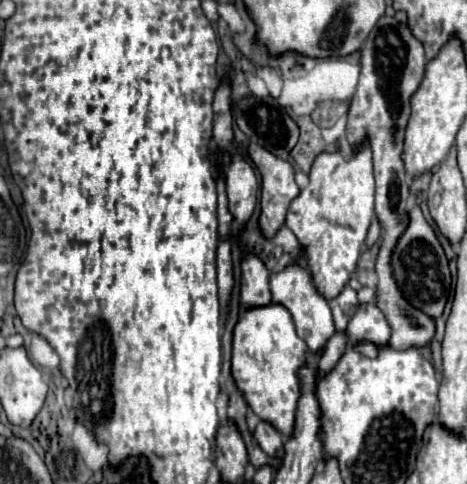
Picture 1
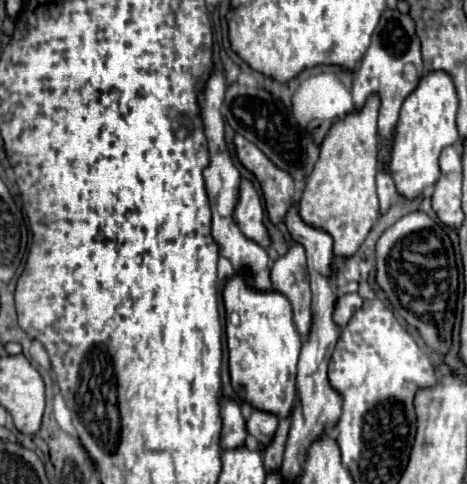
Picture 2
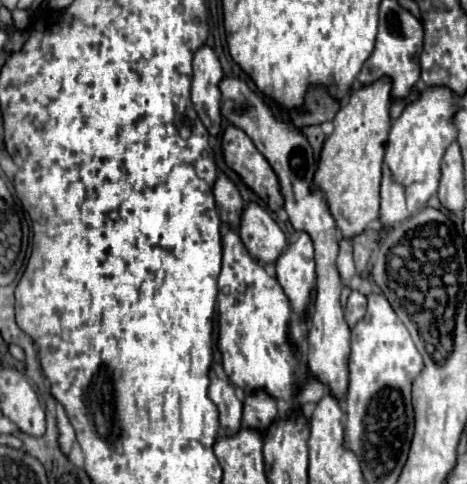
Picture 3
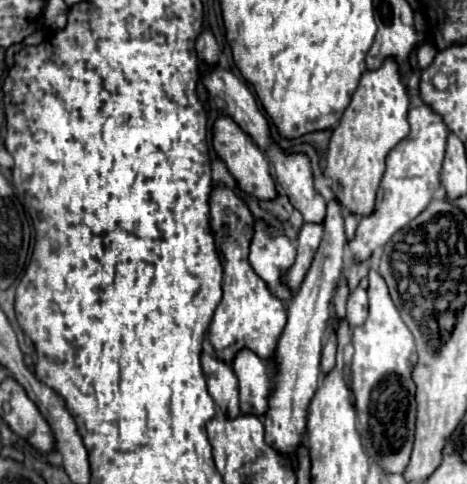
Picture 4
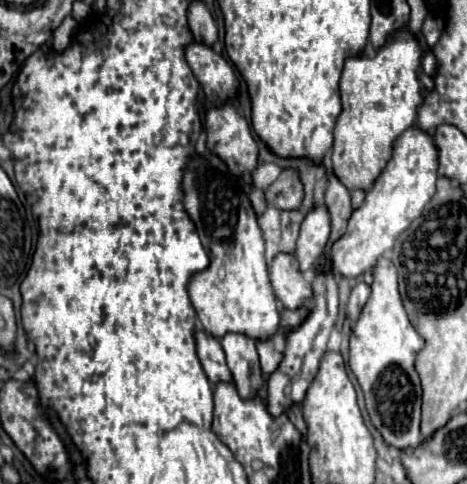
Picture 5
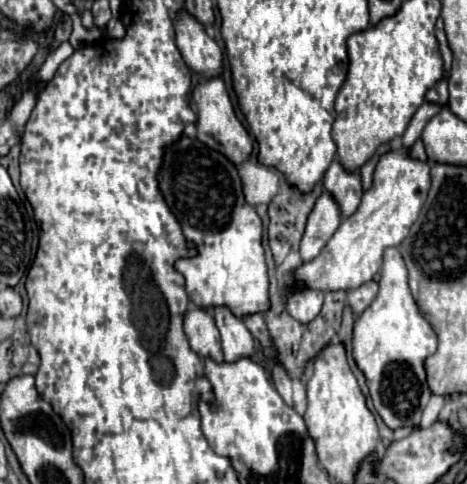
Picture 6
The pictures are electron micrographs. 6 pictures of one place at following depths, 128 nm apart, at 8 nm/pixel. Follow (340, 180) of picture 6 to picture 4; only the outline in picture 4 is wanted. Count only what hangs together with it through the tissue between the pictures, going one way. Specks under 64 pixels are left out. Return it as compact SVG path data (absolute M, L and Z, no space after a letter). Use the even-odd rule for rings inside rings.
M332 198L326 208L322 244L314 256L314 262L312 262L304 282L292 296L292 302L288 306L286 328L278 340L274 358L268 360L272 390L268 396L268 410L264 414L266 442L270 446L274 446L276 450L290 454L290 456L296 454L296 446L304 438L308 402L312 400L312 396L318 388L318 378L322 372L320 370L322 340L324 340L326 328L330 324L330 316L332 316L330 308L334 302L334 292L342 278L342 256L344 256L344 246L346 246L342 212L344 212L342 204L336 198Z

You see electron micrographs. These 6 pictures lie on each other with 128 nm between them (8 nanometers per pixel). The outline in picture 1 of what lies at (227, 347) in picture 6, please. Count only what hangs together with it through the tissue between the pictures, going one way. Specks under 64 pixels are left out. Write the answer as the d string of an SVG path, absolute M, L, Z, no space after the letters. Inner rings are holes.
M258 422L256 430L254 430L254 438L256 438L256 442L260 444L260 448L262 448L268 456L278 458L278 460L284 456L282 436L280 436L280 432L278 432L272 424L268 424L268 422Z

